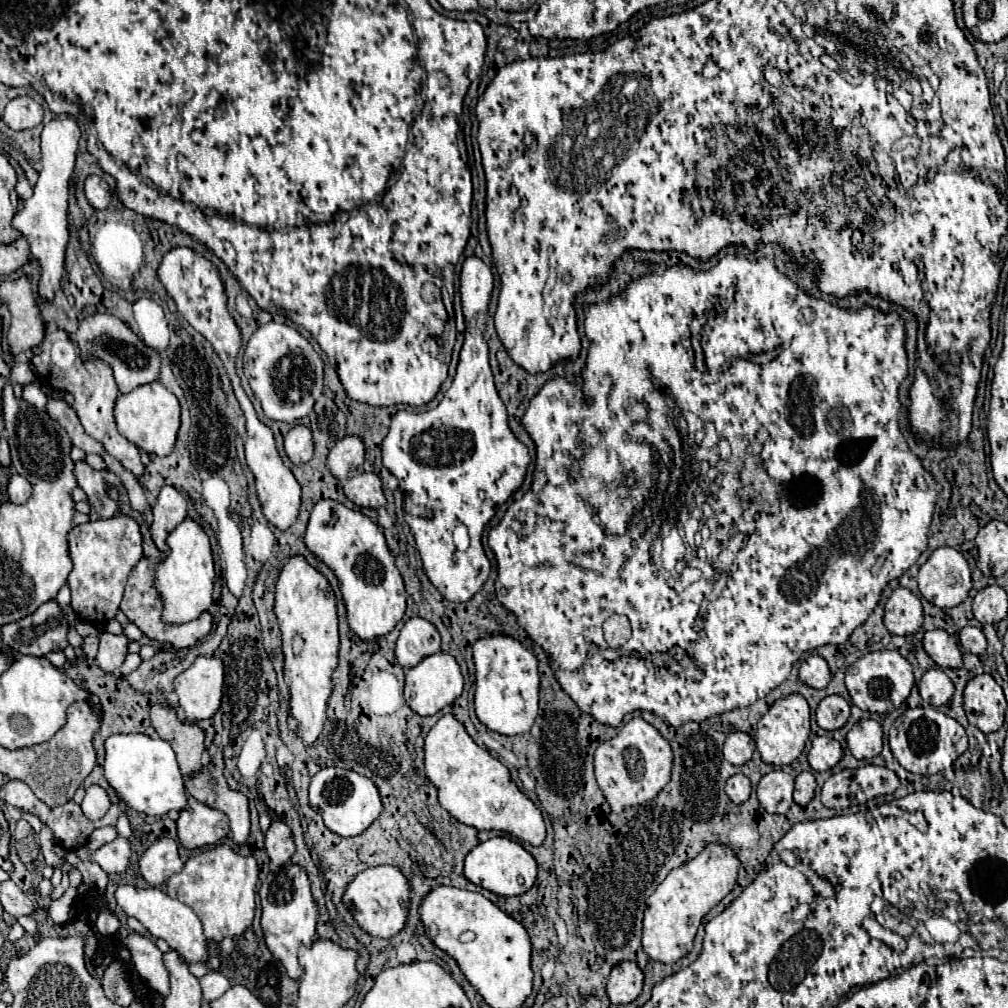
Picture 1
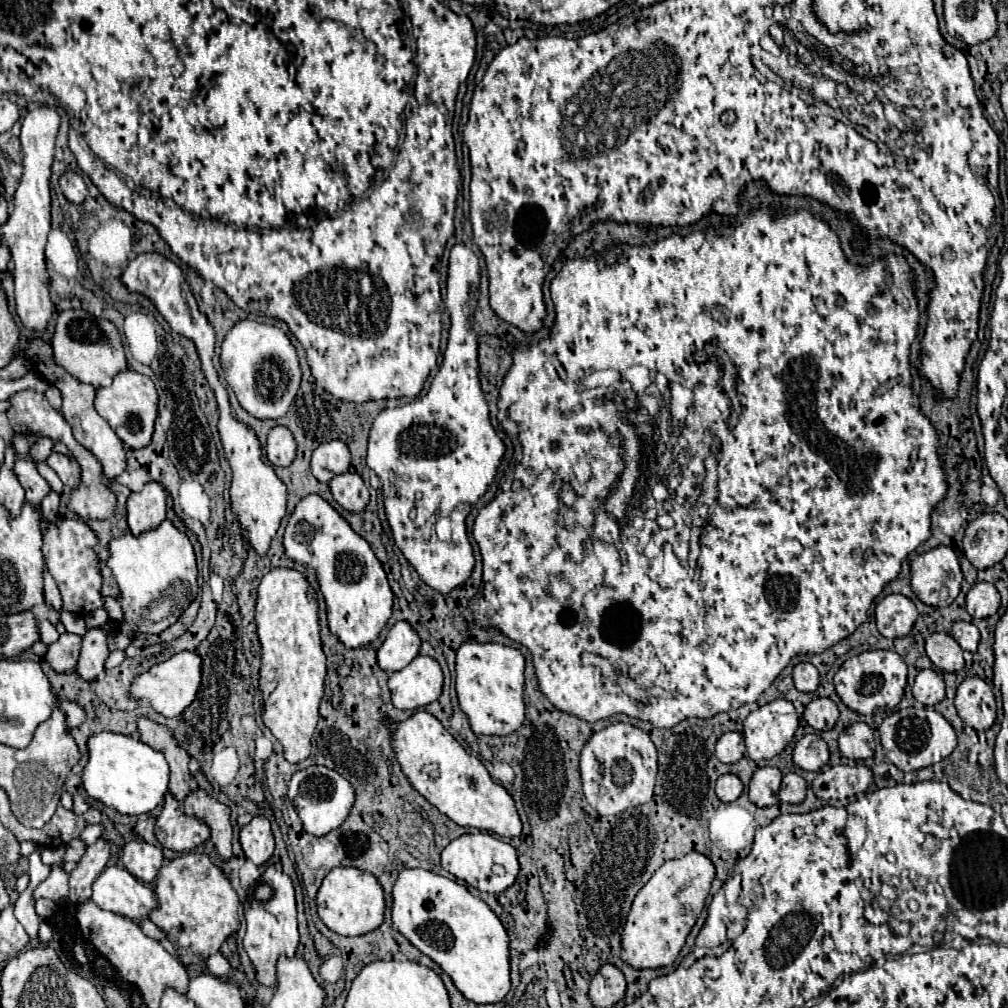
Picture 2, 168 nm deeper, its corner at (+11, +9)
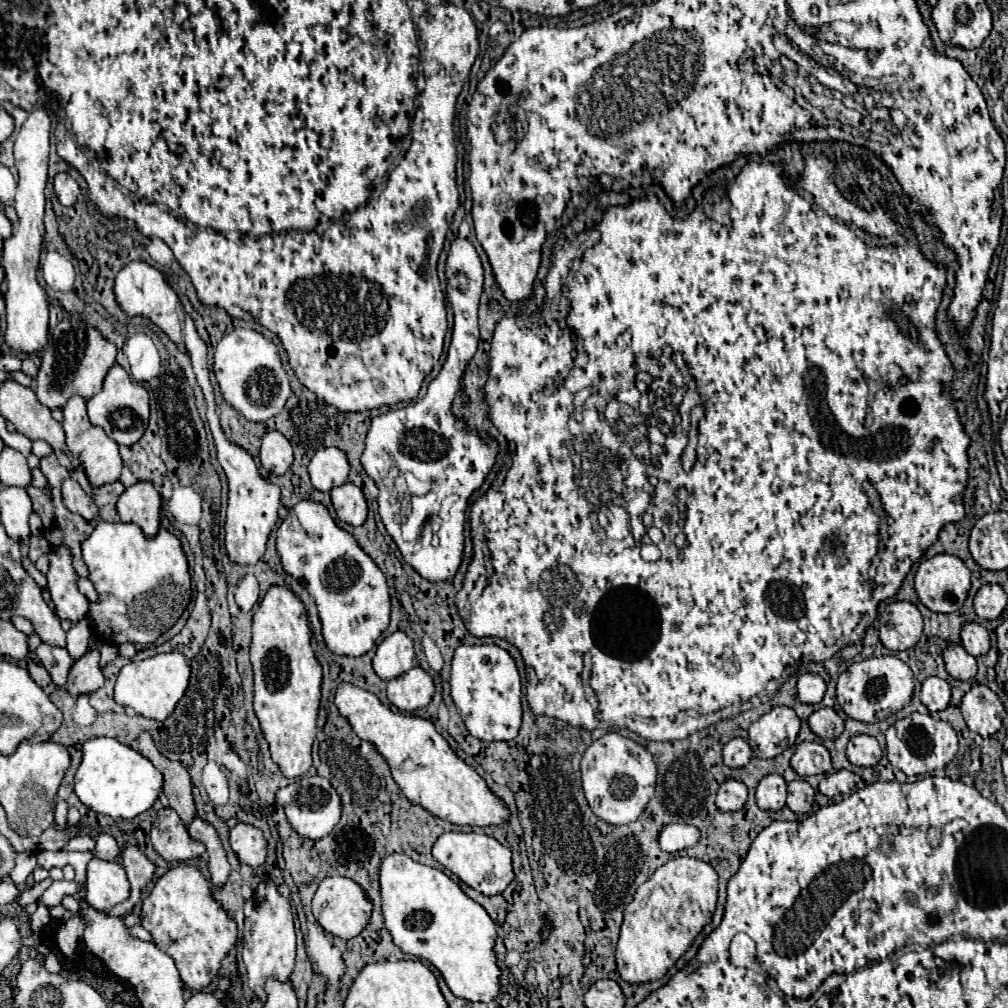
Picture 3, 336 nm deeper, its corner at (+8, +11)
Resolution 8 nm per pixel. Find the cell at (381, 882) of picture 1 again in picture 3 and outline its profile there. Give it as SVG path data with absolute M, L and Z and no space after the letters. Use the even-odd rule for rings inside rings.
M347 876L325 878L313 896L313 916L325 928L325 932L339 936L341 940L359 936L367 928L371 920L371 912L373 912L373 902L369 900L367 890Z

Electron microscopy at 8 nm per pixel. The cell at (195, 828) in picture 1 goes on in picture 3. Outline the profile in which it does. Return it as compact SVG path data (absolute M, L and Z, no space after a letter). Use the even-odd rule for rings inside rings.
M173 808L157 812L157 822L153 824L153 846L167 862L185 862L205 852L205 844L189 836L185 824Z

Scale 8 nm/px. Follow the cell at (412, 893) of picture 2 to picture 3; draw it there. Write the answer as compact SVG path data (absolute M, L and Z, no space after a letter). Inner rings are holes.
M405 854L387 856L381 862L379 870L379 884L381 884L381 898L383 898L383 916L385 926L393 936L393 942L407 954L419 956L429 960L445 978L447 986L455 996L461 996L469 1002L491 1002L501 994L501 966L495 952L497 942L497 924L491 916L471 900L459 884L455 884L445 872L429 868L411 860Z

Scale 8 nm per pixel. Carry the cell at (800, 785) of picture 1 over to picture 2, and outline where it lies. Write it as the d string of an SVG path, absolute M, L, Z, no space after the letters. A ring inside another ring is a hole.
M794 772L786 774L780 786L780 800L788 804L800 804L806 798L806 780Z

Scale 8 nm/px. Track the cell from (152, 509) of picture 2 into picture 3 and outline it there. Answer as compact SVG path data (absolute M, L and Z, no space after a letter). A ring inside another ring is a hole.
M137 482L119 496L117 512L121 522L135 522L141 526L145 536L153 538L159 530L161 520L161 494L153 484Z

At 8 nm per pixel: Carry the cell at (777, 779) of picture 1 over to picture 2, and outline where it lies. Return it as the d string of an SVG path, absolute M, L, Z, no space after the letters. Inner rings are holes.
M772 766L758 768L750 780L750 800L760 808L778 804L780 782L782 782L782 772L778 768Z

